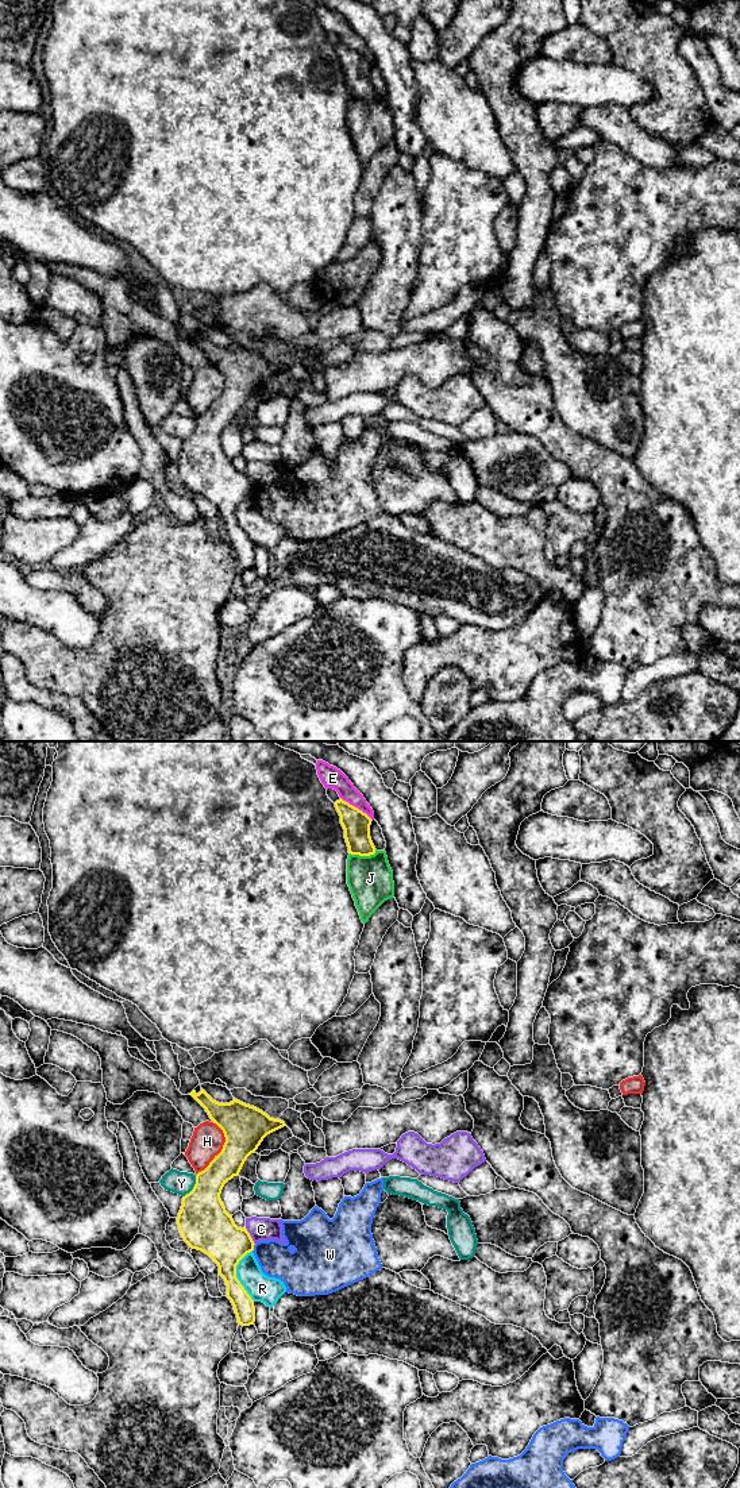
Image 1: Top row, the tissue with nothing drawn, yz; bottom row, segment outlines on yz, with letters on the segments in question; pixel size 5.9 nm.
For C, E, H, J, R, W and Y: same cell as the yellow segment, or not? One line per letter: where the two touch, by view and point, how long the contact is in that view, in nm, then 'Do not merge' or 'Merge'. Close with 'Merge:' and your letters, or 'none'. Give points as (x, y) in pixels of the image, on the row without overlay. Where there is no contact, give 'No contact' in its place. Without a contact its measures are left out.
C: Touches yellow at yz (250, 480). Shared border 120 nm. Do not merge
E: Touches yellow at yz (357, 51). Shared border 240 nm. Do not merge
H: Touches yellow at yz (222, 393). Shared border 340 nm. Do not merge
J: Touches yellow at yz (363, 99). Shared border 160 nm. Do not merge
R: Touches yellow at yz (235, 520). Shared border 300 nm. Do not merge
W: Touches yellow at yz (253, 492). Shared border 50 nm. Do not merge
Y: Touches yellow at yz (195, 430). Shared border 150 nm. Do not merge
Merge: none

